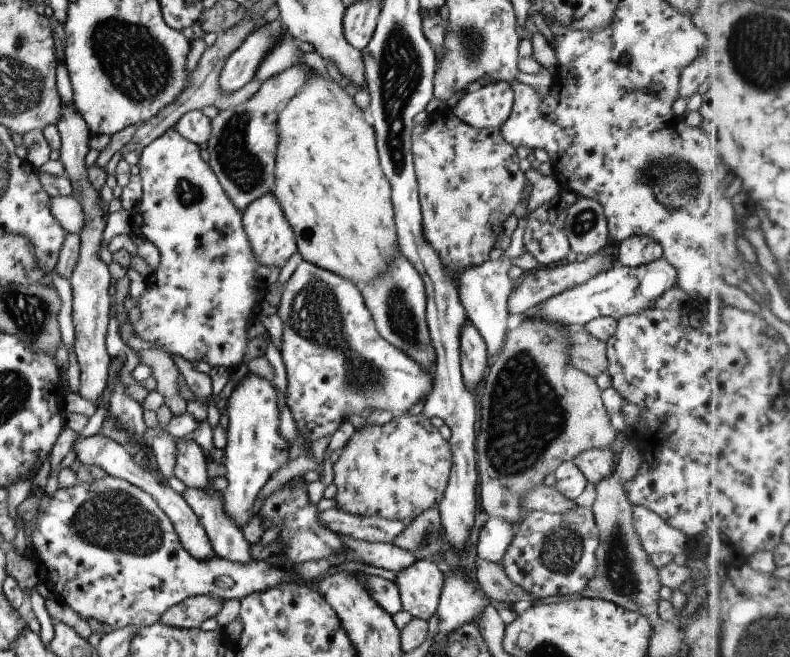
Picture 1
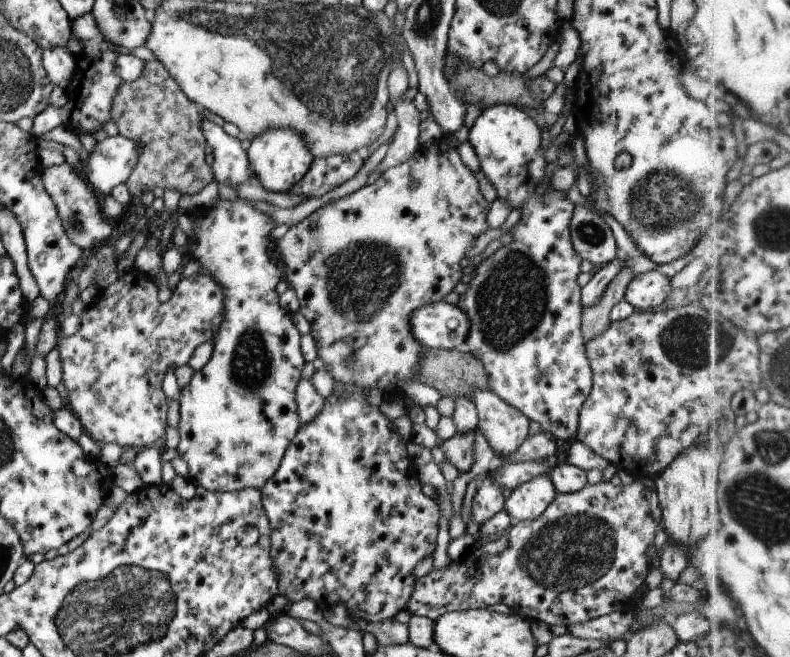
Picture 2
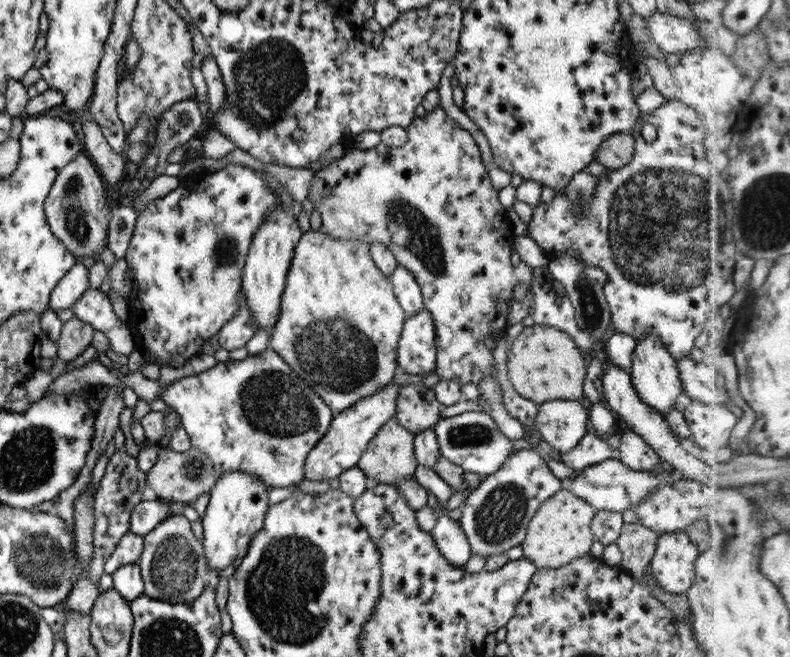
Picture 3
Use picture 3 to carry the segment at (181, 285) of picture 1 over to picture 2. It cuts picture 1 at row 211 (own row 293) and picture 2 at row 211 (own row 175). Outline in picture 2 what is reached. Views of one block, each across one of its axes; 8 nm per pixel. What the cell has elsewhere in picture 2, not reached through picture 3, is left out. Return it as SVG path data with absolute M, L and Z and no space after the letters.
M237 198L236 201L228 201L218 199L218 204L213 209L196 213L196 221L194 231L189 238L188 245L183 249L186 260L194 260L202 265L201 272L210 274L223 287L225 295L225 312L223 313L223 322L219 327L218 333L213 339L213 354L210 362L200 371L196 371L192 381L188 386L182 388L182 396L180 398L180 424L177 427L179 433L178 453L180 457L188 465L189 479L194 482L197 487L203 487L212 492L235 492L241 489L251 487L252 489L262 489L270 478L278 471L282 458L293 442L294 436L301 428L301 422L297 416L297 401L295 393L302 379L302 370L306 364L304 356L301 352L300 332L294 325L293 314L287 312L279 304L279 295L276 292L277 284L284 280L282 270L278 268L280 261L279 252L276 248L276 240L269 237L270 230L276 227L276 224L269 218L268 214L262 214L253 208L251 204L247 204L246 200Z

